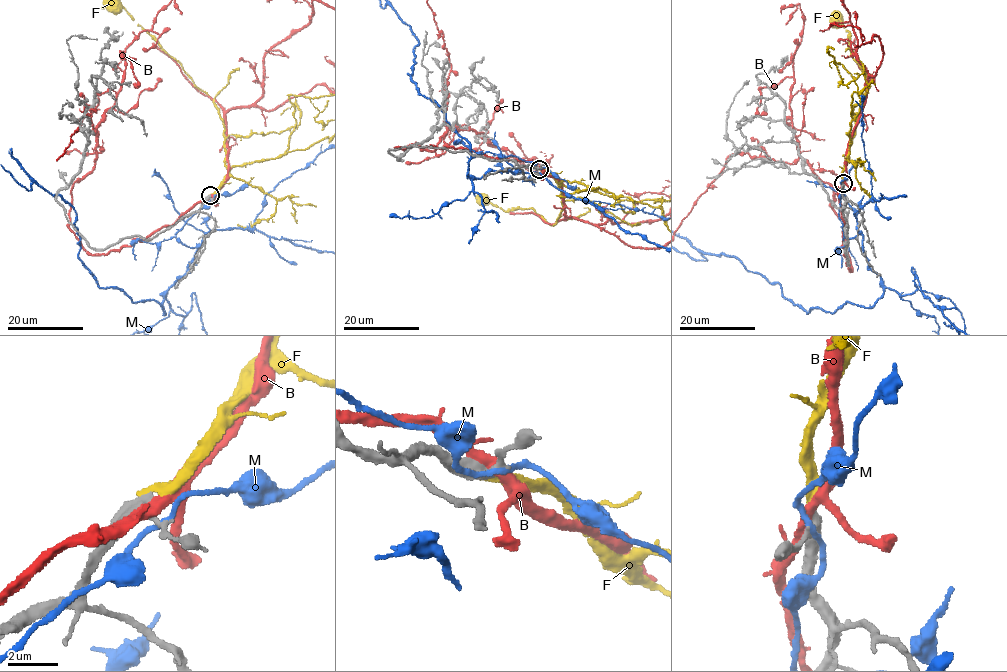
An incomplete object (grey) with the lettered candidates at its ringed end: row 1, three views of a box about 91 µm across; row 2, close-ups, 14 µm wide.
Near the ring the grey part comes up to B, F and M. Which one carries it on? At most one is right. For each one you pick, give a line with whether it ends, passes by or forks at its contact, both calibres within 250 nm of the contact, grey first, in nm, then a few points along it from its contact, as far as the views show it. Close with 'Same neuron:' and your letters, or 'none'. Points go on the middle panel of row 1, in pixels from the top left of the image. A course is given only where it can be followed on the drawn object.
F: it ends there; 420 nm thick on the grey side, 300 nm on the other; it runs (538, 169), (549, 173), (561, 184), (564, 209), (556, 223), (550, 224), (531, 208), (506, 212), (482, 200)
Same neuron: F

